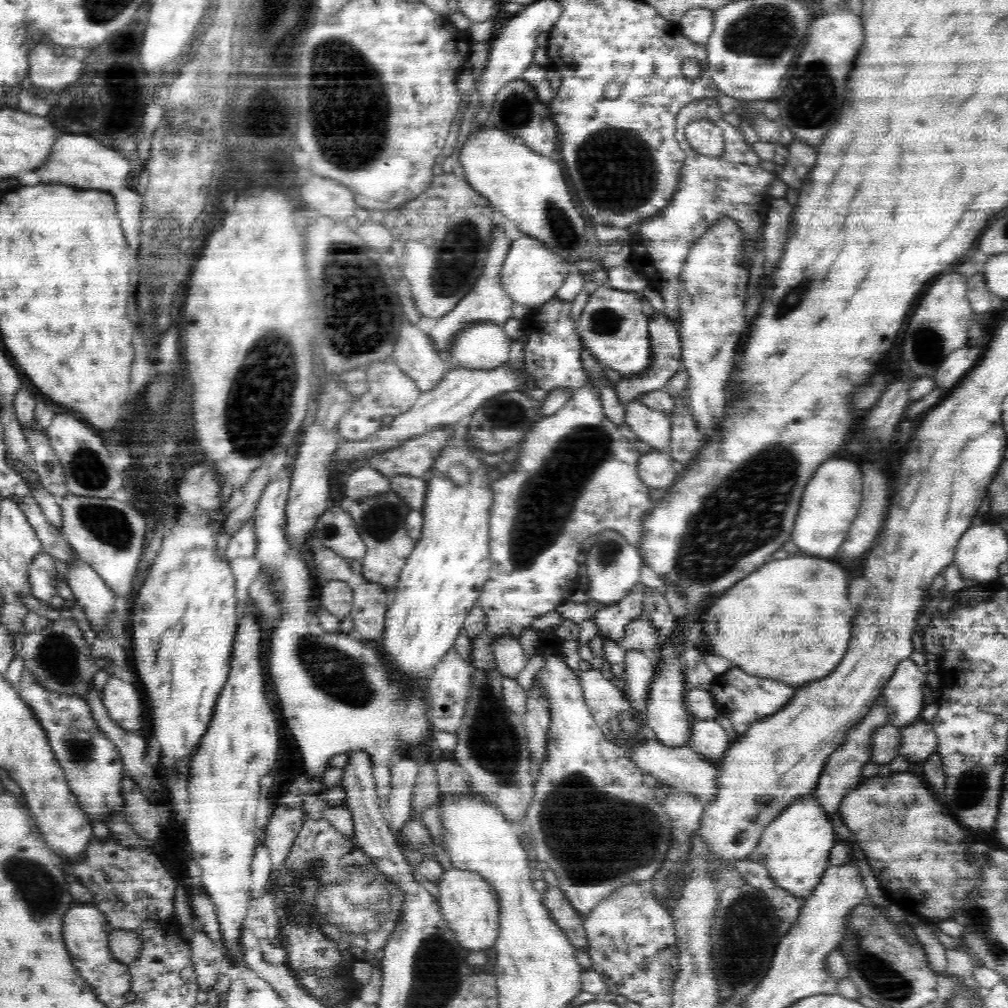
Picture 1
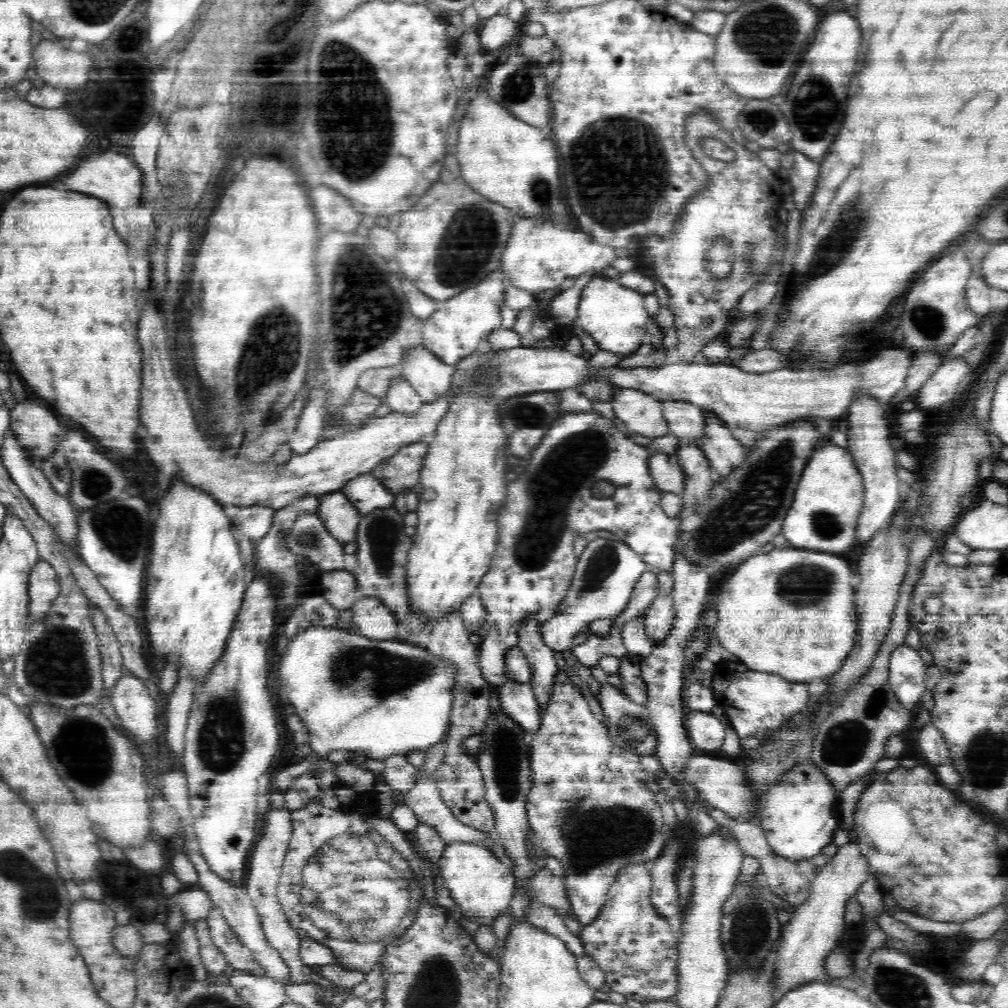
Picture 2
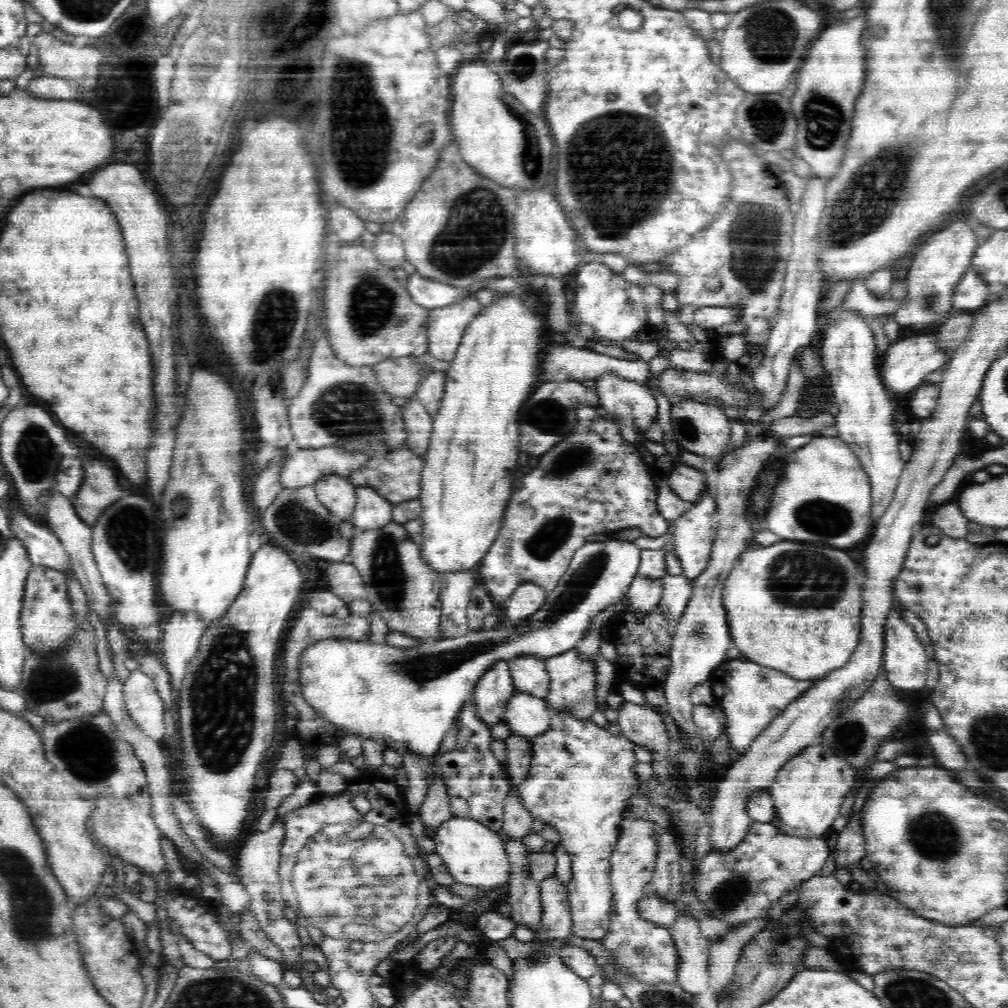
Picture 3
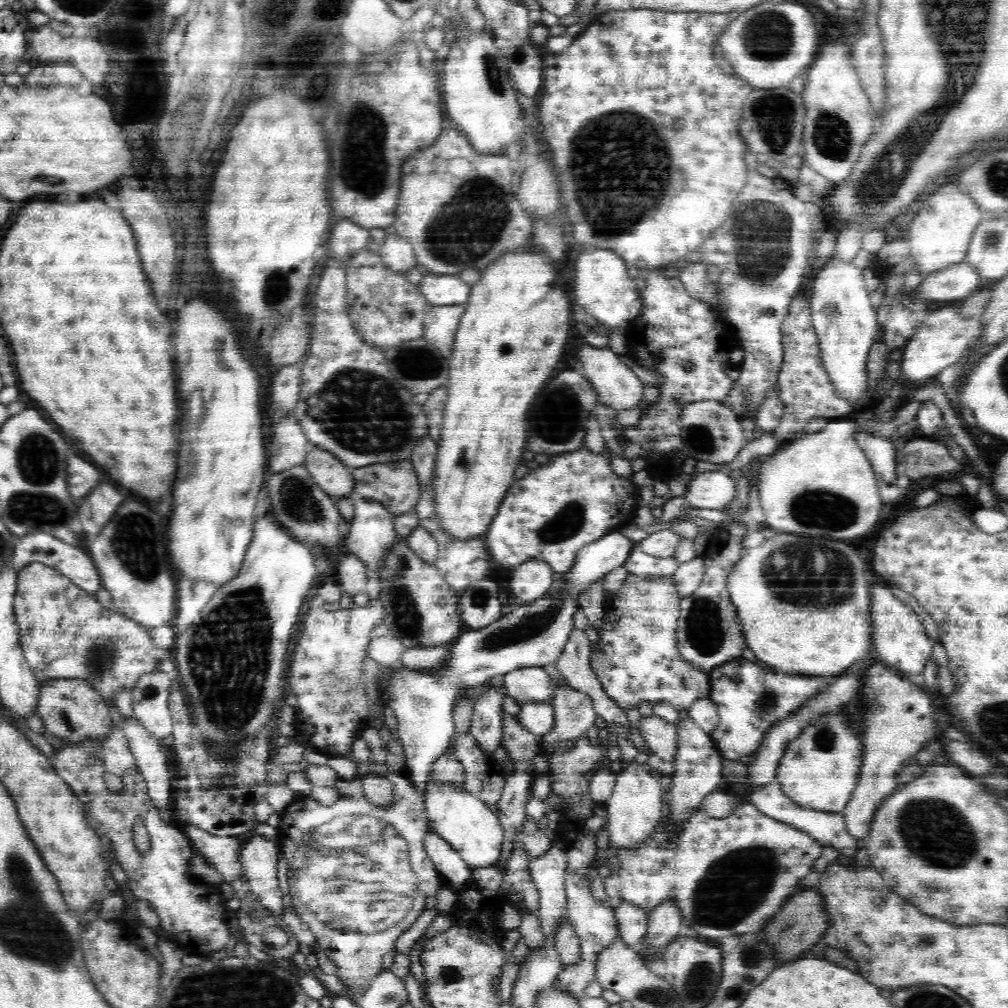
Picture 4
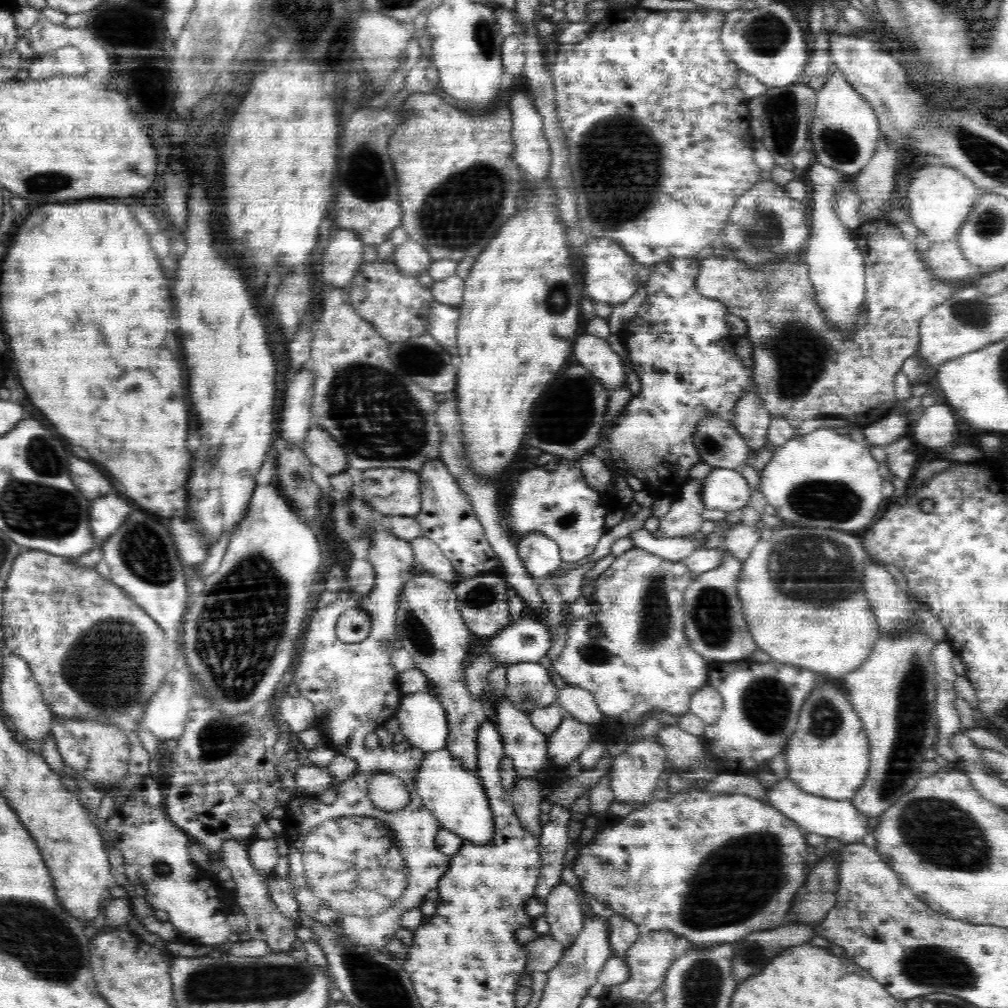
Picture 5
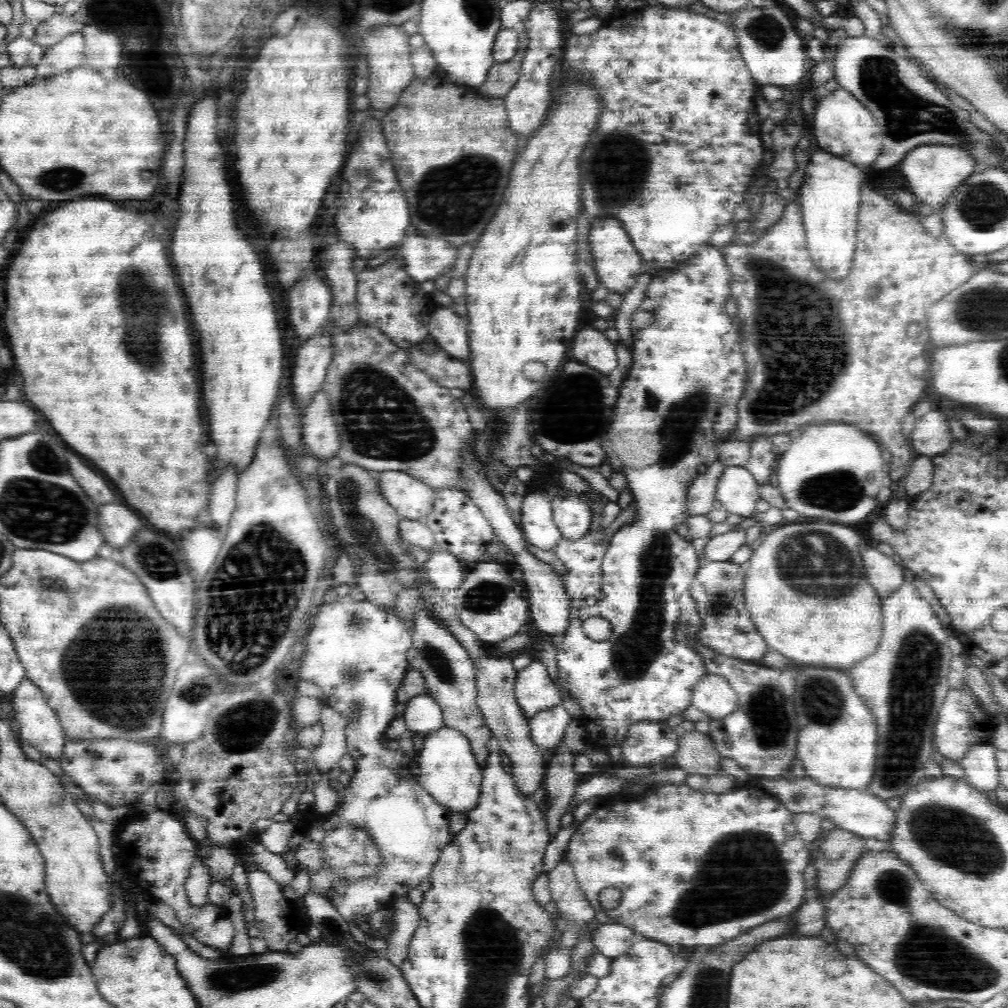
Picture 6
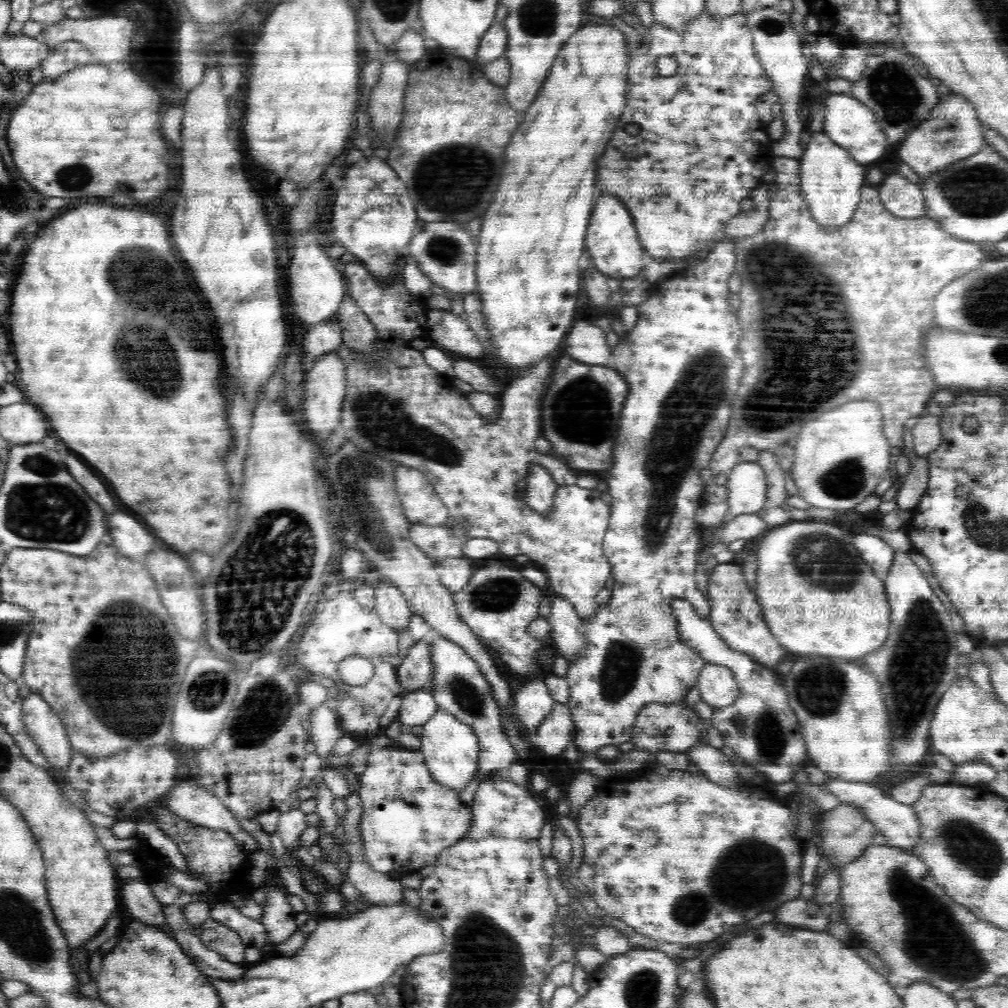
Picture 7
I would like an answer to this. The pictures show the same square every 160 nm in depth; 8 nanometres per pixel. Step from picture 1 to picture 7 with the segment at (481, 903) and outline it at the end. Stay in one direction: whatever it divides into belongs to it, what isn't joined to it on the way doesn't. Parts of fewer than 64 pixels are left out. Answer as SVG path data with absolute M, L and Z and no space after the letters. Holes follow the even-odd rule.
M438 708L434 716L423 725L420 740L419 750L424 755L425 765L438 784L452 790L464 790L470 780L478 775L479 738L474 734L472 727L456 720L455 716Z

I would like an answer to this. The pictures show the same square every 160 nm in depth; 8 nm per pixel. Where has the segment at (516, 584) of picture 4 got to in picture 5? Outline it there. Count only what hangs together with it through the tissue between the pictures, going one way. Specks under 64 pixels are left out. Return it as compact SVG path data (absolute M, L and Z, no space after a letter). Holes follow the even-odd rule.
M540 533L520 539L518 551L526 572L529 572L535 582L543 582L563 562L558 543Z

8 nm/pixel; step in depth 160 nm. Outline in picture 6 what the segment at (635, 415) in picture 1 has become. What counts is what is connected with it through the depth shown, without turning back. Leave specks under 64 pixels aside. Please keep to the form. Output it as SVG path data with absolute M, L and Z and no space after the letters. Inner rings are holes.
M593 327L575 333L571 350L574 360L591 366L604 375L609 375L618 366L616 343Z

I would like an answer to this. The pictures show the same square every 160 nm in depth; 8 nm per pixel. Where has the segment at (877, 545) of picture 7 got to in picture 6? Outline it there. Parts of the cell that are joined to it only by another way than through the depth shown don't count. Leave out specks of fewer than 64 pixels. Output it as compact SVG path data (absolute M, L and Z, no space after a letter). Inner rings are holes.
M866 544L866 550L862 550L862 560L865 577L881 599L894 594L905 582L902 567L888 555L880 553L875 545Z

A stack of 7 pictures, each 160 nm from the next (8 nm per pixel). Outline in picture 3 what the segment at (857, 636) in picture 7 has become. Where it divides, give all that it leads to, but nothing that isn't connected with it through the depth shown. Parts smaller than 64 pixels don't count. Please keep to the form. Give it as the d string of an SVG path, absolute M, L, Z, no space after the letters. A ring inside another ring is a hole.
M786 541L748 549L734 564L723 588L733 646L744 658L786 672L796 680L826 676L842 668L860 642L864 606L861 596L865 580L854 560L846 556L846 552L821 542ZM810 590L814 590L814 594L808 598L812 600L808 610L790 606Z

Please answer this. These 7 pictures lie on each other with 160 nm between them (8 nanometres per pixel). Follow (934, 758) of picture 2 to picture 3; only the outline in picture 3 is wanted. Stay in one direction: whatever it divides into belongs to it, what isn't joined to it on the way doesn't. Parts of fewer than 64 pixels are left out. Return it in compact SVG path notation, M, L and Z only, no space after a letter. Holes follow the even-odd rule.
M931 731L928 733L928 742L934 751L936 762L948 770L962 770L968 761L962 754L962 747L944 731Z

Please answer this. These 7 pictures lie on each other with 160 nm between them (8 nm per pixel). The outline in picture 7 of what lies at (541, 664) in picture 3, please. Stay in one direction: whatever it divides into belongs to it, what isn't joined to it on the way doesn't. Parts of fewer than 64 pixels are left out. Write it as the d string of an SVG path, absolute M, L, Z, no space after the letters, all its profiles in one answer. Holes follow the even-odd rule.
M537 676L523 682L512 703L519 726L524 727L526 733L536 731L556 704L545 681Z

